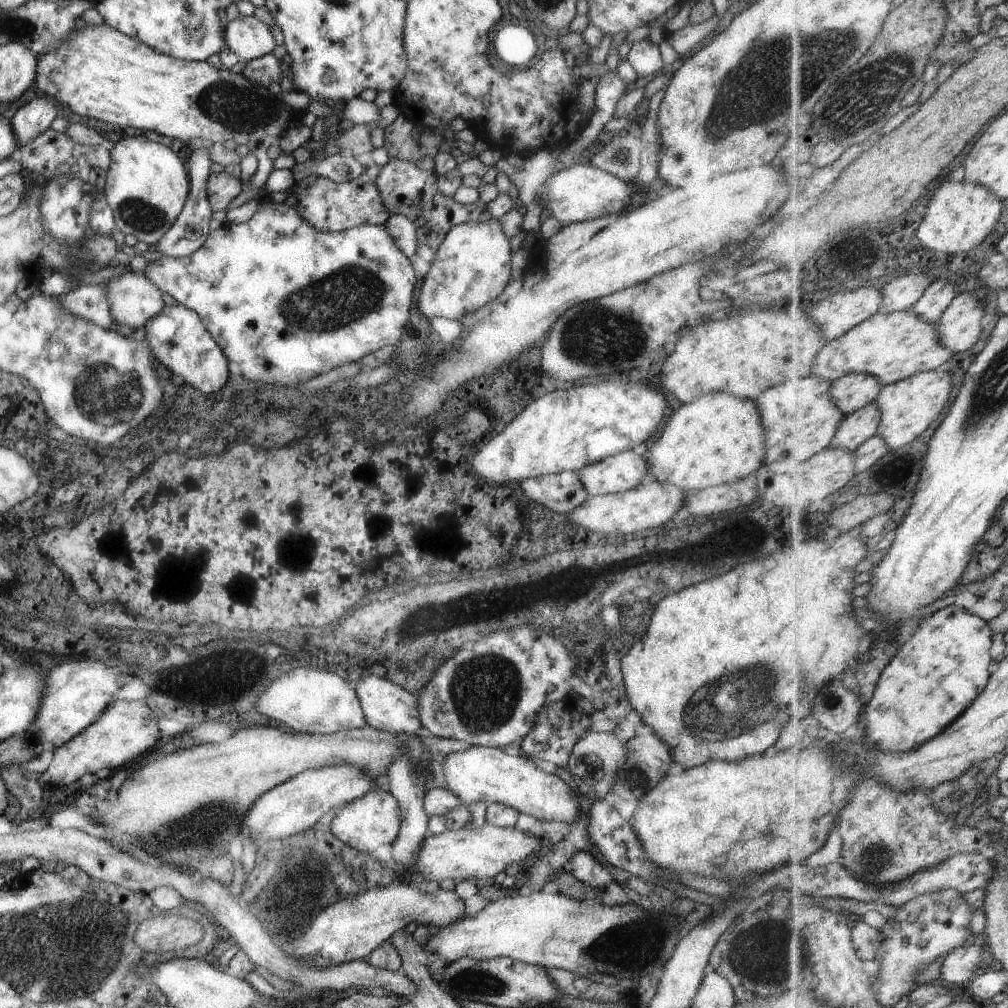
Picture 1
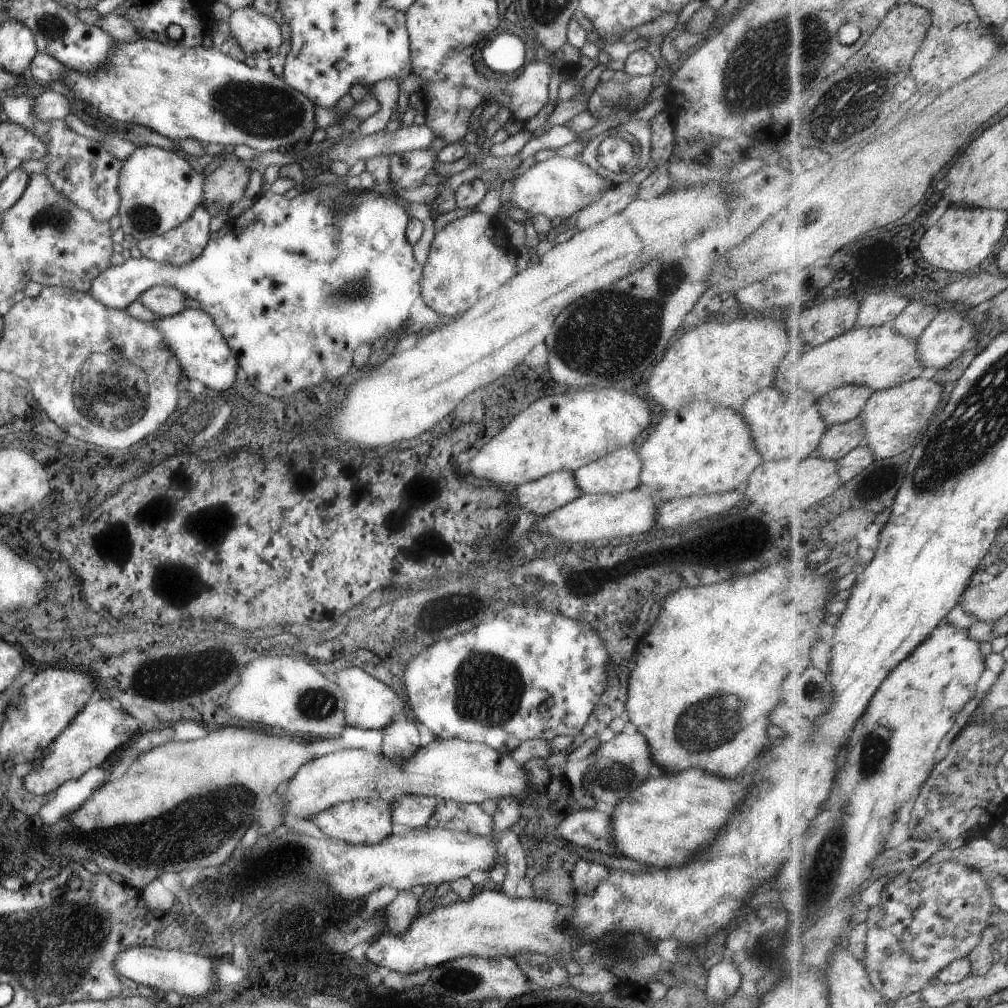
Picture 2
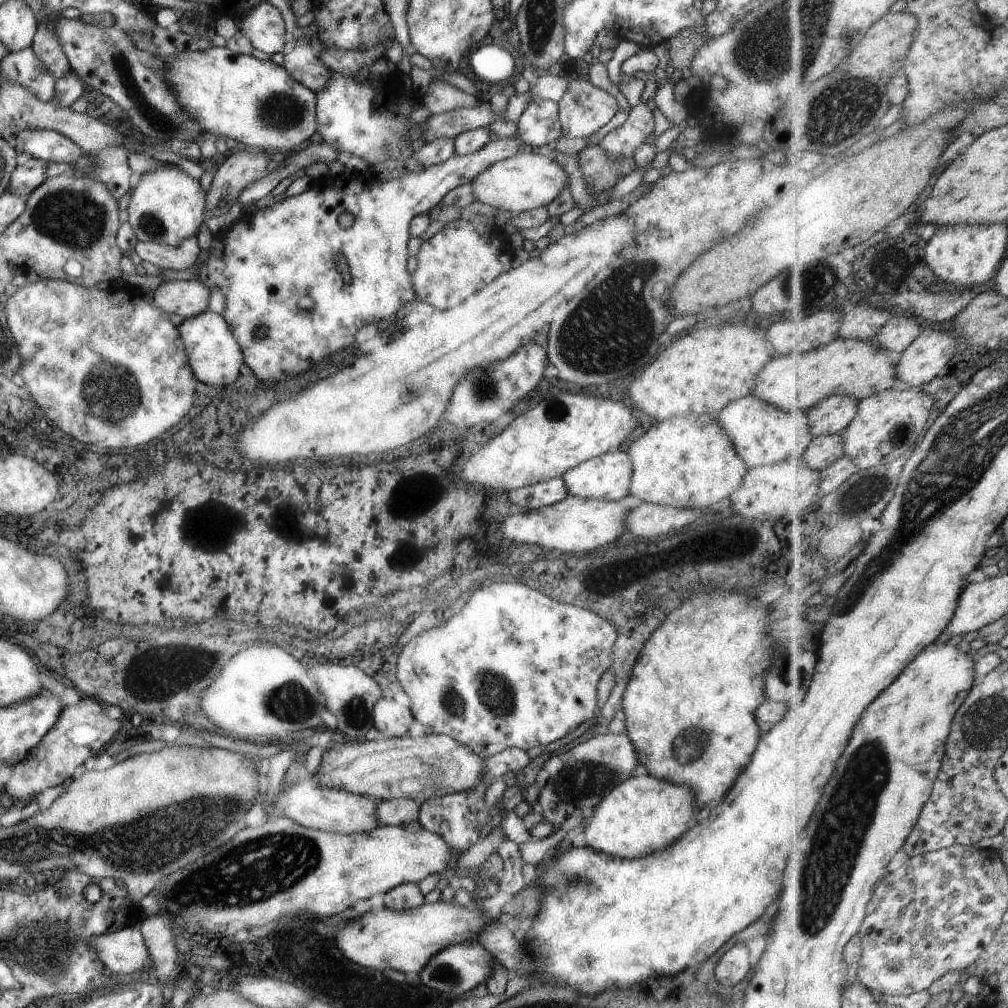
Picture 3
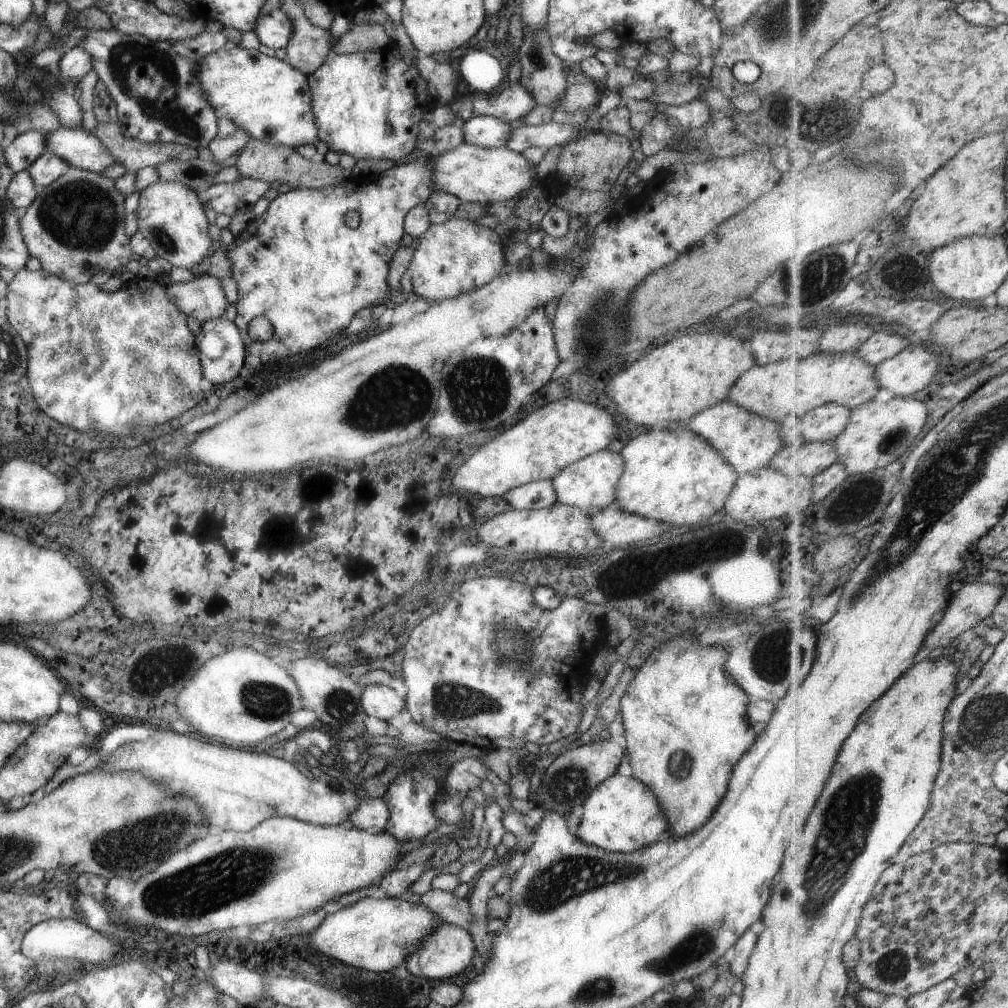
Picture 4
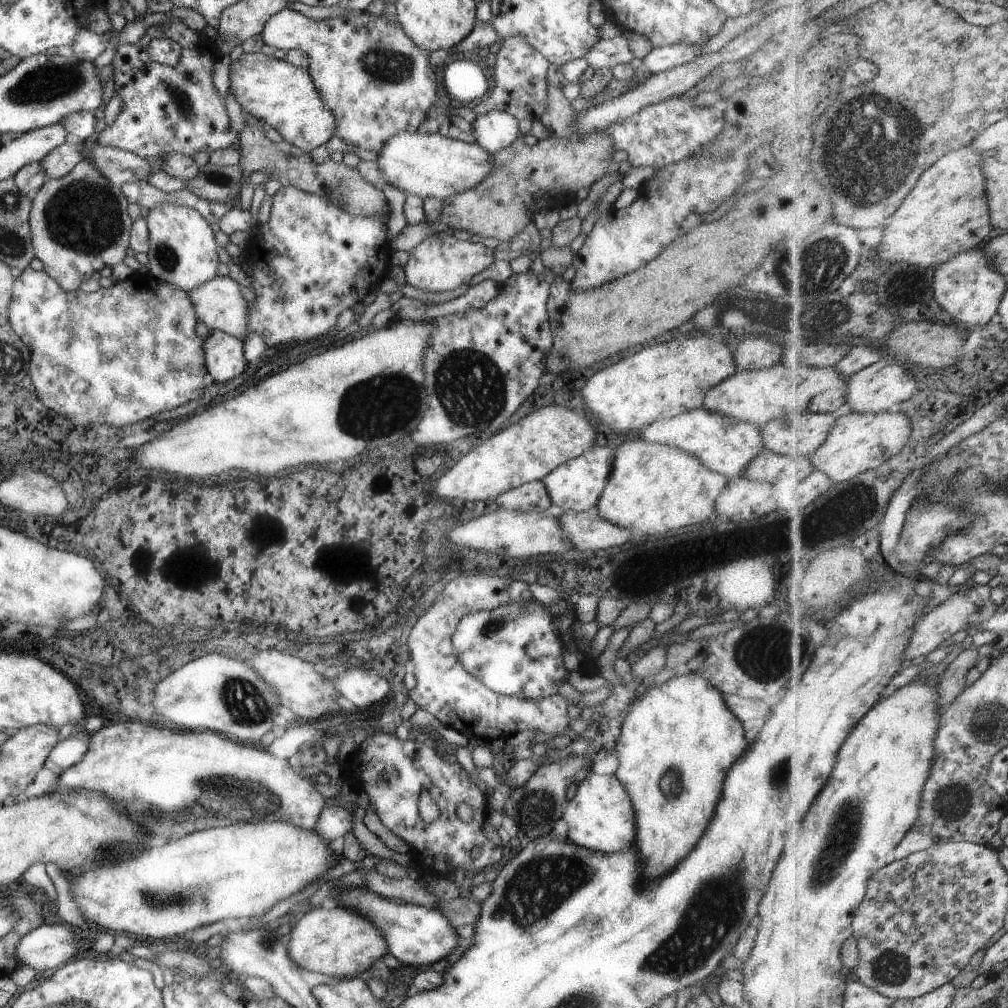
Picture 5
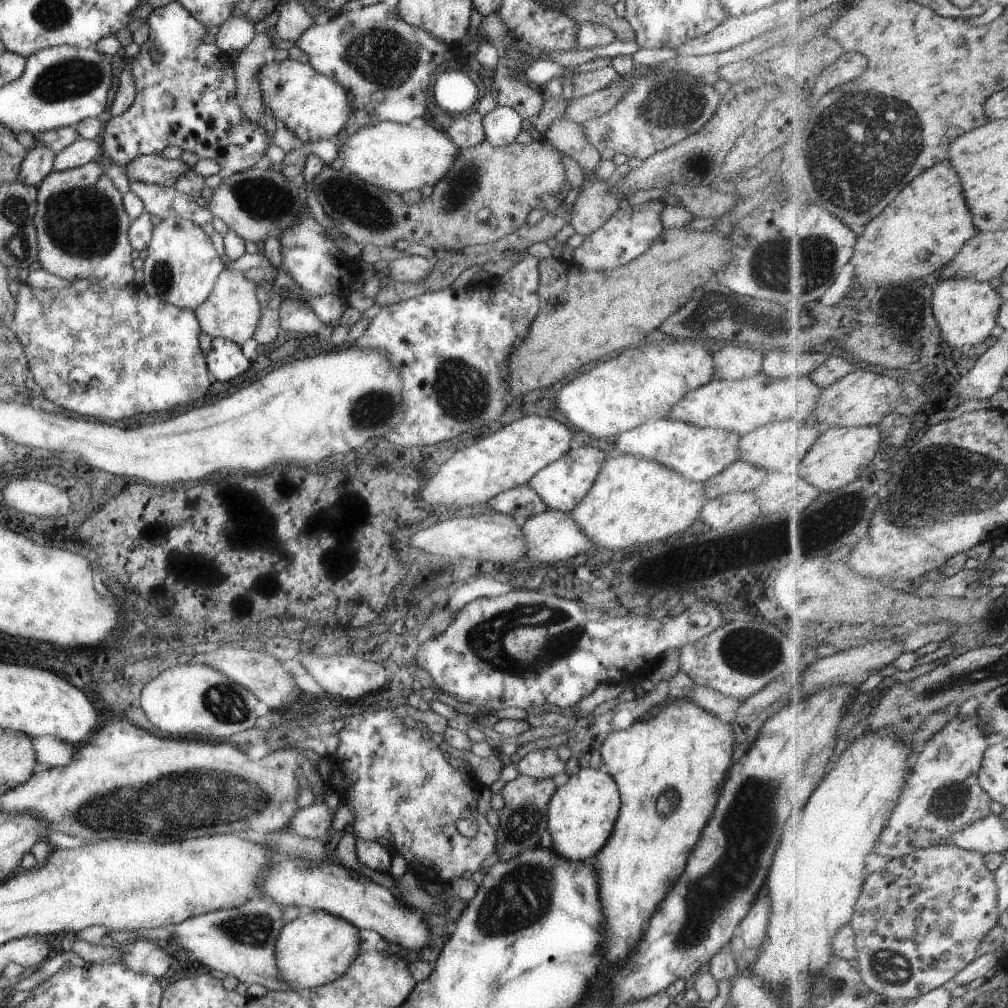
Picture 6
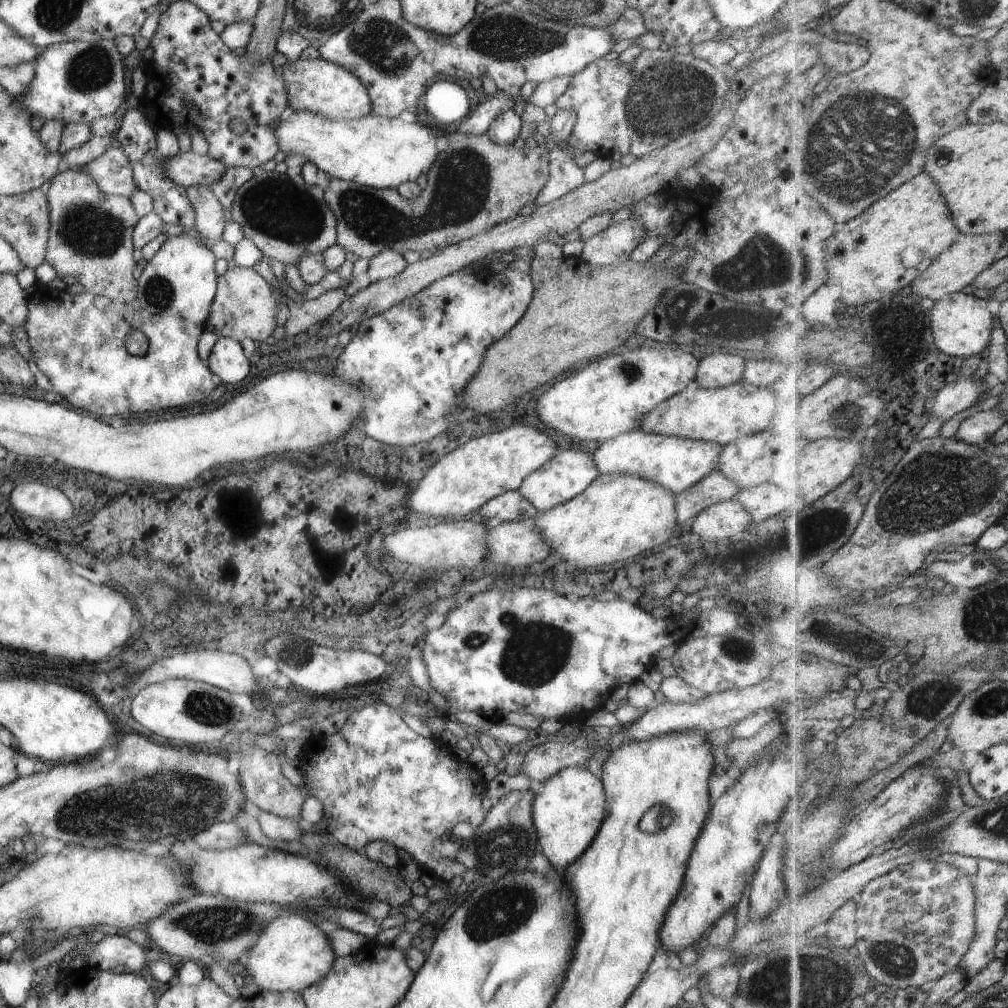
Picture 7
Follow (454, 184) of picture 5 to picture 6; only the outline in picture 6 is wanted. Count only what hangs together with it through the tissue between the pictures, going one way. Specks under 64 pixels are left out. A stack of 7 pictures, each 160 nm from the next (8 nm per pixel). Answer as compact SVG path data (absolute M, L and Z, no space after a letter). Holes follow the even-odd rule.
M381 121L361 126L347 135L343 148L338 151L343 160L341 168L367 184L400 195L405 191L420 191L425 185L432 188L445 176L458 155L458 146L451 139L447 140L442 130L431 130L431 126L416 129L393 121Z

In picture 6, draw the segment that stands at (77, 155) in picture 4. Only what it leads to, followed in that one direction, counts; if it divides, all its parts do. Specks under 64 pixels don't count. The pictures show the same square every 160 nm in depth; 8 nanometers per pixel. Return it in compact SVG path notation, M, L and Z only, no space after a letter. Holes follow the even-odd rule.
M139 155L124 165L129 182L137 181L166 188L171 188L177 177L188 168L179 159L164 159L161 155Z

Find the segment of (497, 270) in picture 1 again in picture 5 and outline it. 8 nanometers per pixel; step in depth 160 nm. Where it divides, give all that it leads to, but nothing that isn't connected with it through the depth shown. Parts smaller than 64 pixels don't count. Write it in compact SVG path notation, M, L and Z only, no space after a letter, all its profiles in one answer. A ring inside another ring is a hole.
M438 232L426 236L409 253L404 265L405 284L424 292L443 292L453 290L463 283L468 283L475 274L485 270L495 260L492 249L481 243L460 240L452 234Z

